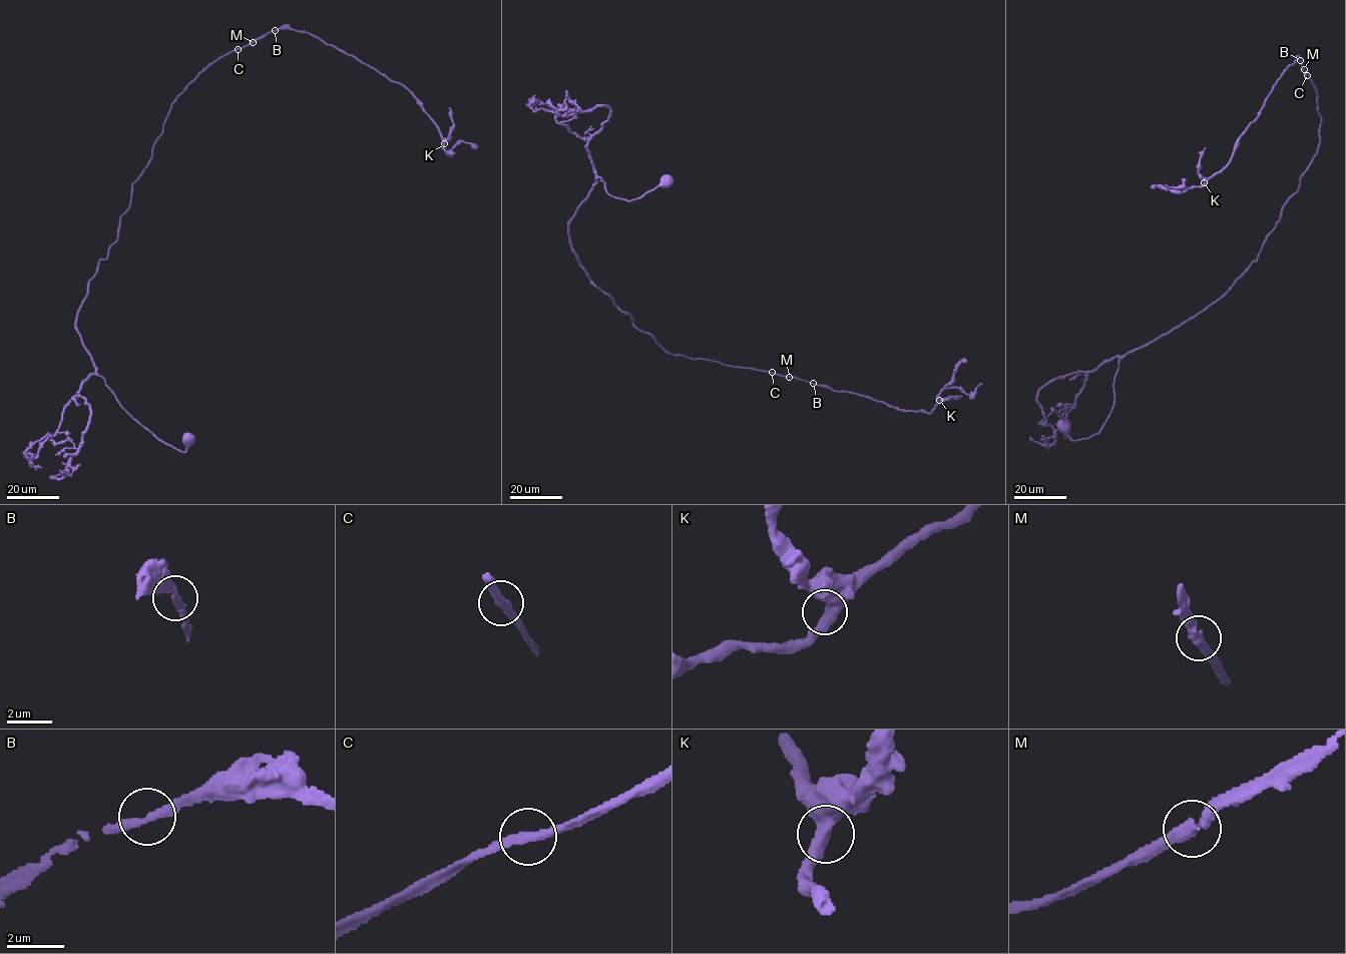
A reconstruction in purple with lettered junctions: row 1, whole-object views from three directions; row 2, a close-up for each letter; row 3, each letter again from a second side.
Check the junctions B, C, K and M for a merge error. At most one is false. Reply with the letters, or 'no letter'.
no letter

